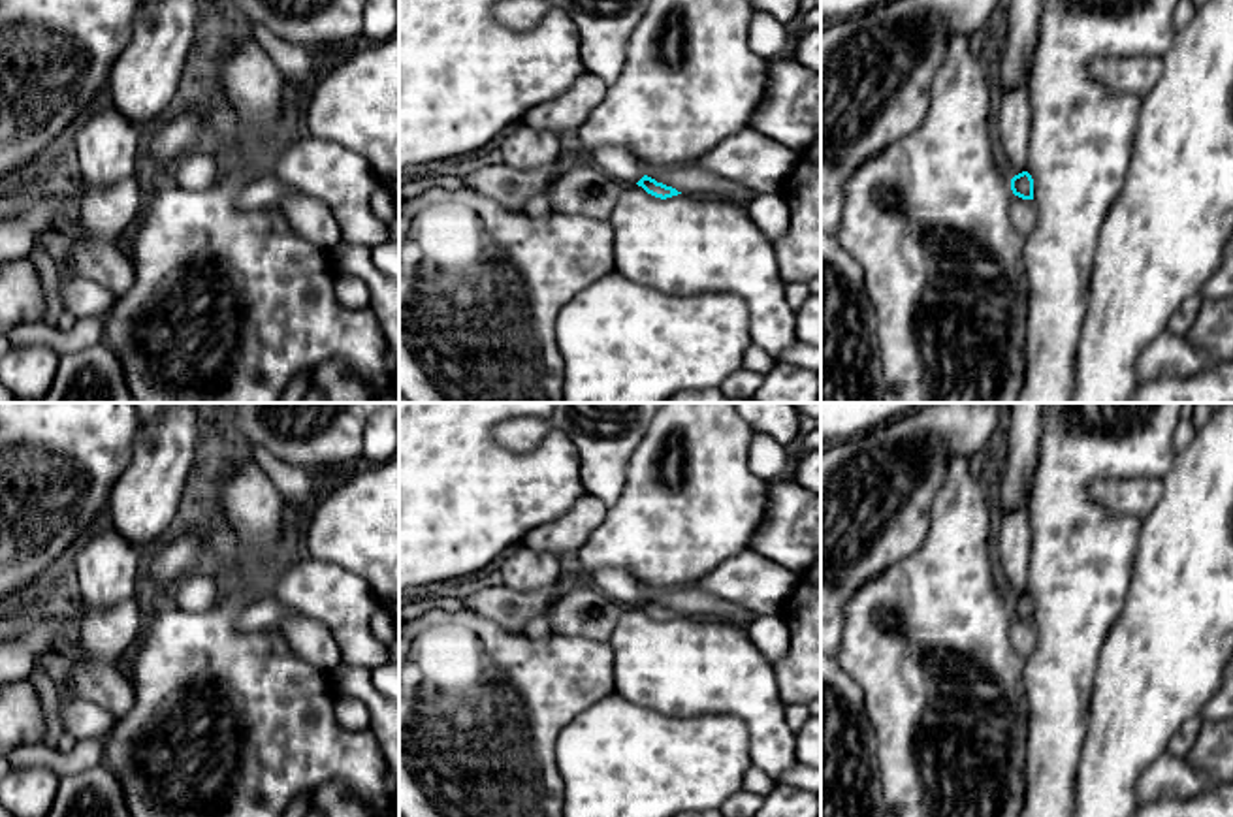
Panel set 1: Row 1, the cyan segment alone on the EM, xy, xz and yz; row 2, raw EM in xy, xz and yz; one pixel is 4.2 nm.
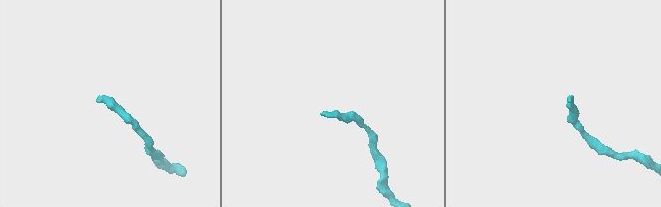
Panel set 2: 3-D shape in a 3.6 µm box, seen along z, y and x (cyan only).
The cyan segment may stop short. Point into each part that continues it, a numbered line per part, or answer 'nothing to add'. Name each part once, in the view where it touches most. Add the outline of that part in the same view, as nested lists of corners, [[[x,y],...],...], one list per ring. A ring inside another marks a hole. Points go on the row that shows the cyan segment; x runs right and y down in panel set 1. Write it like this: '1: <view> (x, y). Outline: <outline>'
1: xz (618, 162). Outline: [[[619,145],[599,147],[589,162],[623,184],[638,183],[648,173],[646,166]]]

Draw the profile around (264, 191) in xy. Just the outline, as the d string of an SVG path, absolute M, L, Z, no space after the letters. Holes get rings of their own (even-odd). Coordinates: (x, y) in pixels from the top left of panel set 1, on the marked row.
M265 173L250 181L237 196L237 205L241 209L260 209L267 205L277 205L292 186L279 181L273 173Z

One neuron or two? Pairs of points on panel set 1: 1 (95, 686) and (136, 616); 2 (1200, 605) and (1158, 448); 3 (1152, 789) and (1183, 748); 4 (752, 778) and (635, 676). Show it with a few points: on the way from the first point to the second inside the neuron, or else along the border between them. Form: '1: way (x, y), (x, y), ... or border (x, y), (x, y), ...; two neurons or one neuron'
1: way (96, 669), (98, 654), (119, 633); one neuron
2: border (1177, 452), (1171, 467), (1160, 479); two neurons
3: border (1168, 752), (1184, 759); two neurons
4: border (752, 765), (765, 770), (776, 782); two neurons

